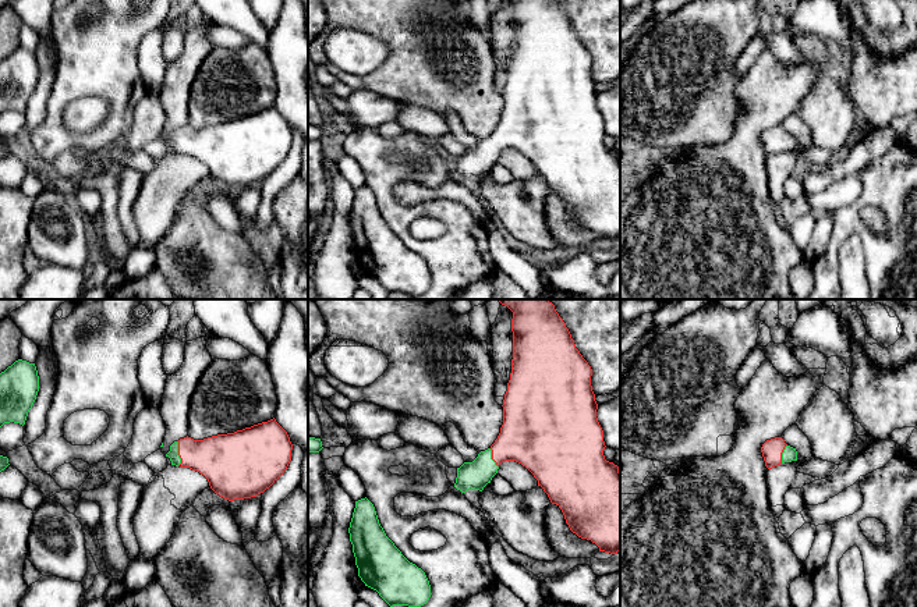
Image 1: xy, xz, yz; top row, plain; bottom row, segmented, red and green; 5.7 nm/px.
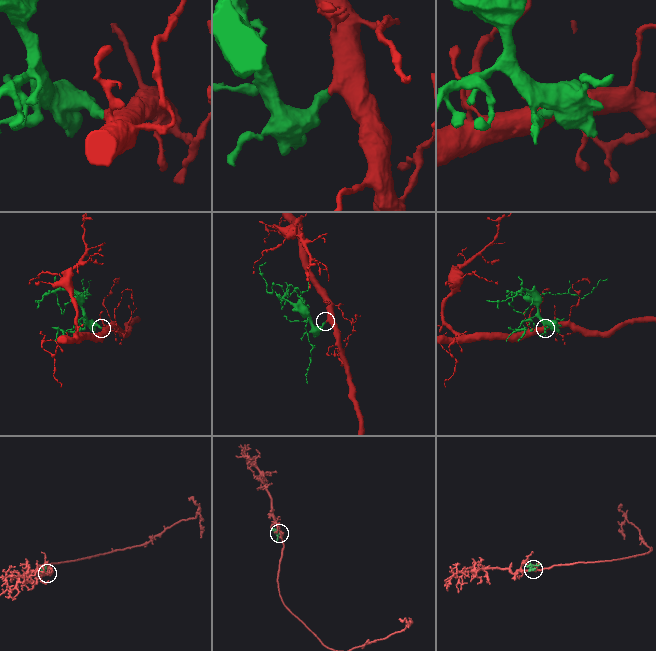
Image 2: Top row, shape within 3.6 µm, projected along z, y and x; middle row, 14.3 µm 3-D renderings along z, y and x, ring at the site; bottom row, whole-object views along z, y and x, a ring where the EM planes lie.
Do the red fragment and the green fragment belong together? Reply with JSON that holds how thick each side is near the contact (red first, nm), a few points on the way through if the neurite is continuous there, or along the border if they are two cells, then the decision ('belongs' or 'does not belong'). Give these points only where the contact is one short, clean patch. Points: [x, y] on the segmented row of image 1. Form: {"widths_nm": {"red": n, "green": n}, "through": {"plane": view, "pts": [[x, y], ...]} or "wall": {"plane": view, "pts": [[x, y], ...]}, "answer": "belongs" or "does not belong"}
{"widths_nm": {"red": 280, "green": 60}, "through": {"plane": "xy", "pts": [[222, 458], [179, 454], [173, 454]]}, "answer": "belongs"}

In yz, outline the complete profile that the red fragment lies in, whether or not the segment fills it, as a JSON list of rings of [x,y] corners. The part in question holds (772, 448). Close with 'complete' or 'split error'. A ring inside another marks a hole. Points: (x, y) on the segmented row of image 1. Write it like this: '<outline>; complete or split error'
[[[782,437],[766,440],[761,447],[761,452],[768,469],[785,462],[797,461],[796,448],[787,446]]]; split error

